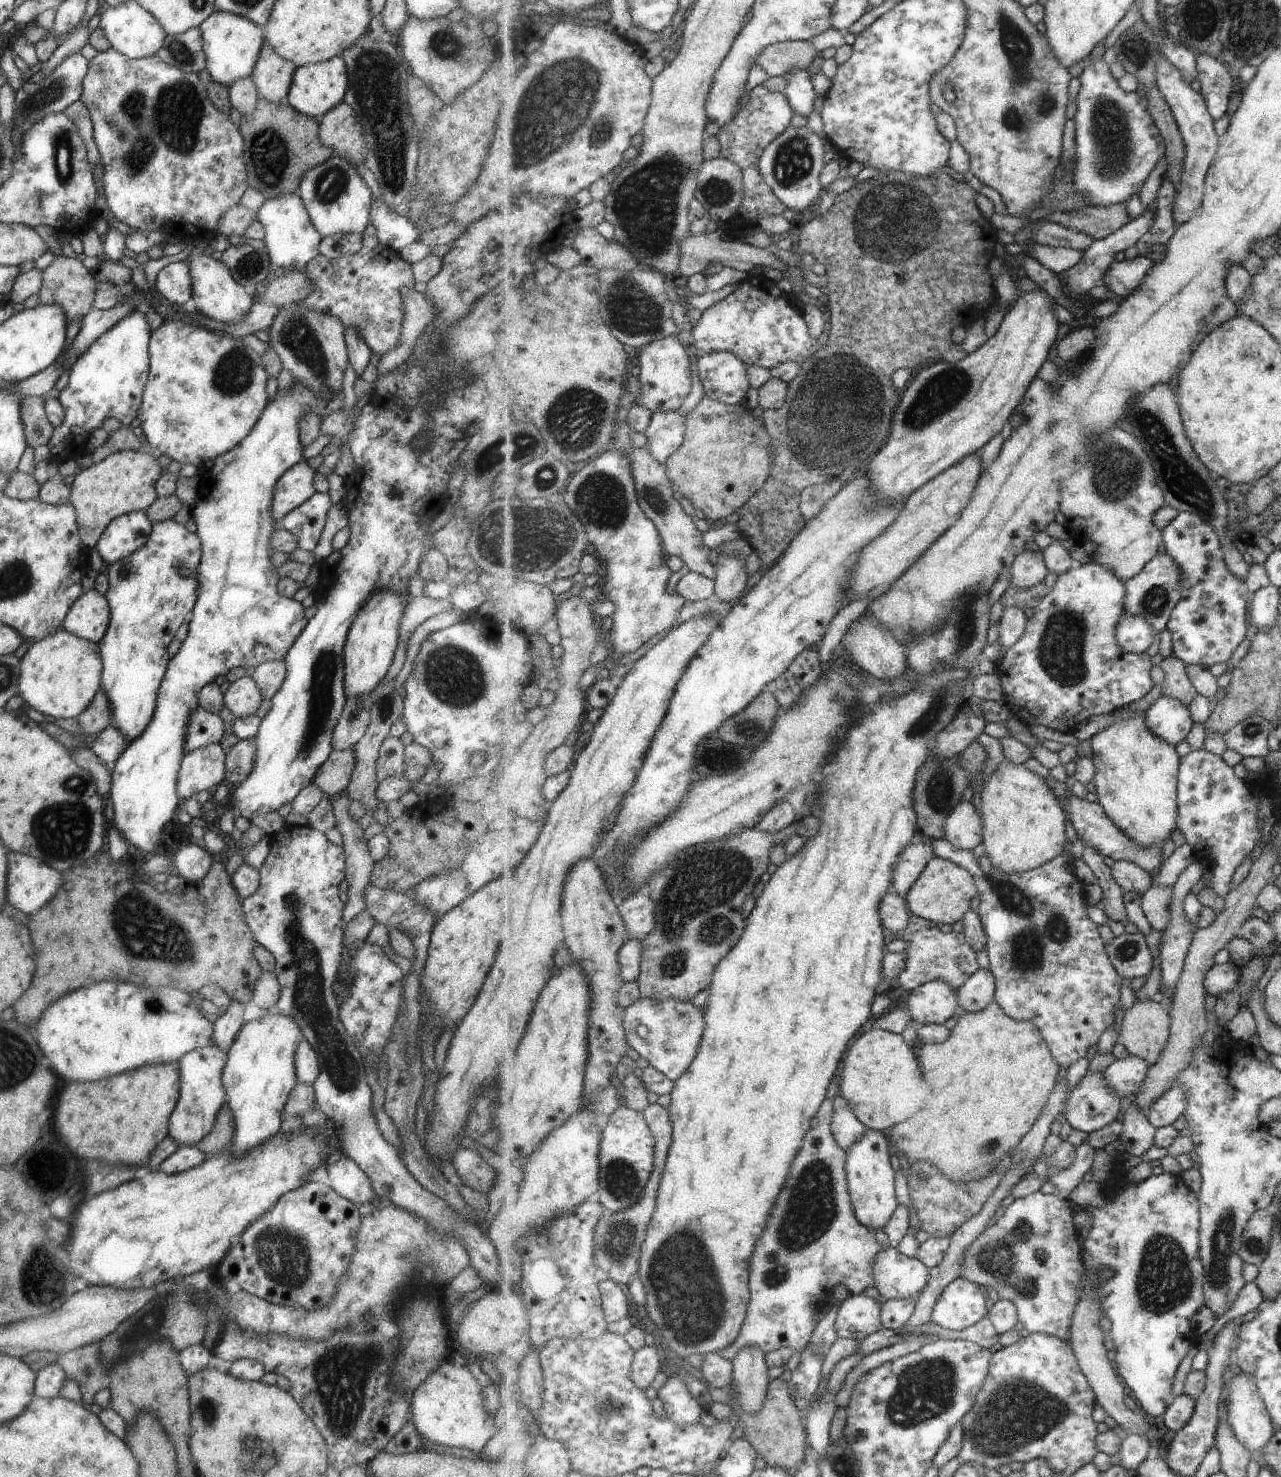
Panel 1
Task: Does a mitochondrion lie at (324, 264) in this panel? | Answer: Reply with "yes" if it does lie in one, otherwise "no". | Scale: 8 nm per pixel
no

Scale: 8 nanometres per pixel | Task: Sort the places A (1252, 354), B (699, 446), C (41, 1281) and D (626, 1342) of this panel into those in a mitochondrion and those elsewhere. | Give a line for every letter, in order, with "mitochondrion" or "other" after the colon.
A: mitochondrion
B: other
C: mitochondrion
D: other

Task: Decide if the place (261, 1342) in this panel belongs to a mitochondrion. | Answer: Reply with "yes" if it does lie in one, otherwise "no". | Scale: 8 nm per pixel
no

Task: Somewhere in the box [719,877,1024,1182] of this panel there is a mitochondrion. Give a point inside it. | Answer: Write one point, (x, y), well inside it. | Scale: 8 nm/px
(985, 1152)

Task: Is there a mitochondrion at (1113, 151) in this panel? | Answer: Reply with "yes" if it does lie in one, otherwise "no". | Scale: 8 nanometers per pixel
yes

